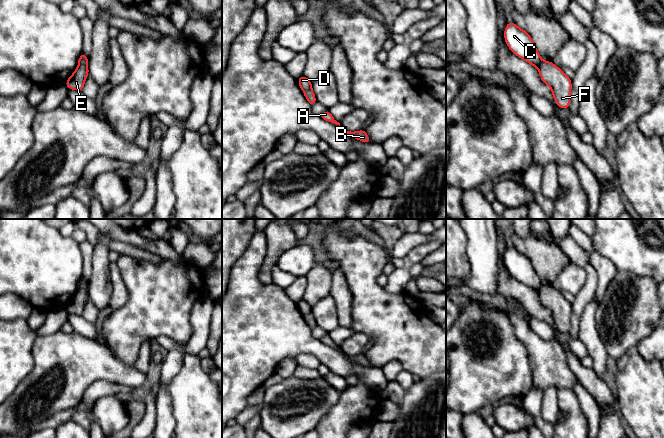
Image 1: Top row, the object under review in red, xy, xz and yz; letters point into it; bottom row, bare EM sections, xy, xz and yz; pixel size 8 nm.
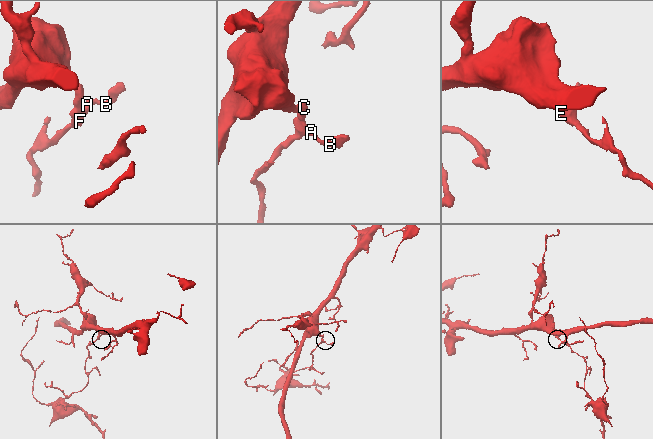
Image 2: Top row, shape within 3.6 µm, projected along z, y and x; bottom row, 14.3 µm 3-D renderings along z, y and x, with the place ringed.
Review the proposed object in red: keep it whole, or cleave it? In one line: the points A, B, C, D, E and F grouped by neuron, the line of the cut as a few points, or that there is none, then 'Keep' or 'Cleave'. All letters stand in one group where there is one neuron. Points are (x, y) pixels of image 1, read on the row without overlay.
Groups: A B E F / C D. Split along xy (87, 287), (78, 291). Cleave

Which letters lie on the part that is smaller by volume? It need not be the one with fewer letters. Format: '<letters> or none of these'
A, B, E, F

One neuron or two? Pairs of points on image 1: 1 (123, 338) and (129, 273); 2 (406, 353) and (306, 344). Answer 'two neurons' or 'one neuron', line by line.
1: one neuron
2: two neurons

